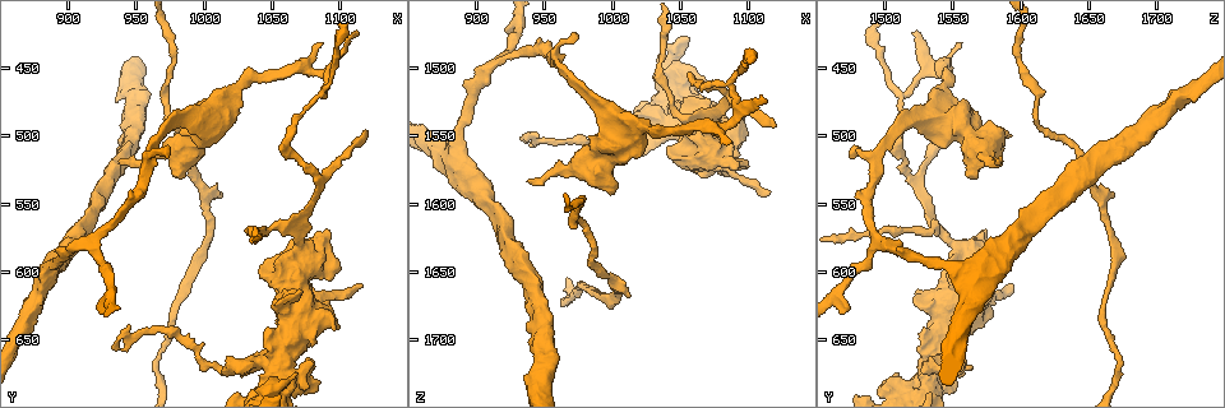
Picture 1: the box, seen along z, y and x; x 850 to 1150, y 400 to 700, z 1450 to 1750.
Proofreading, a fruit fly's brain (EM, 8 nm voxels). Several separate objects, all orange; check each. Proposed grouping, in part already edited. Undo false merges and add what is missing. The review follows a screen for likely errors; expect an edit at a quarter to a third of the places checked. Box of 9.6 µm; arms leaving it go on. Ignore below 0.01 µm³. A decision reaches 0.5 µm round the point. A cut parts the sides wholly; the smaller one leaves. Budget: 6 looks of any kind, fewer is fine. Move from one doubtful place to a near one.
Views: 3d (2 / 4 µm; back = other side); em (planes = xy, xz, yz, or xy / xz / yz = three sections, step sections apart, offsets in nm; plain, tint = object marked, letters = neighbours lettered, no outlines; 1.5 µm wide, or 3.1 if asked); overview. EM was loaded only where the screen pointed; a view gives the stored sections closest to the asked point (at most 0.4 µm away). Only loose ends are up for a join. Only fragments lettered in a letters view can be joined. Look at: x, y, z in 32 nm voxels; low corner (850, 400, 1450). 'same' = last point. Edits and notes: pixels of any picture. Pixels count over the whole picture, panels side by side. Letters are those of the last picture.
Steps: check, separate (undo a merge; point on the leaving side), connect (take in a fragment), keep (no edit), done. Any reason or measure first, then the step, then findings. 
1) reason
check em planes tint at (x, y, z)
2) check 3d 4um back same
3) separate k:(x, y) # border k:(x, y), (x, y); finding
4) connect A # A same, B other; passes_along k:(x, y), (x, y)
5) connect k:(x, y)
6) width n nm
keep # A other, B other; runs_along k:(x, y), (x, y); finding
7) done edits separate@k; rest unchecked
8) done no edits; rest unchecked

an open end
check em planes letters at (1088, 432, 1554)

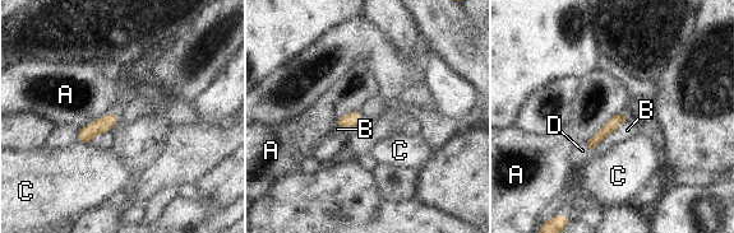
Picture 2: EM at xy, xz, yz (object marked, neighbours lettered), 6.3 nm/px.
keep # A other, B other, C other, D other; border 2:(626, 115), (614, 115), (586, 140); none of them fits

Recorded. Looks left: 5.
sudden change in width
check em planes letters at (1028, 466, 1542)

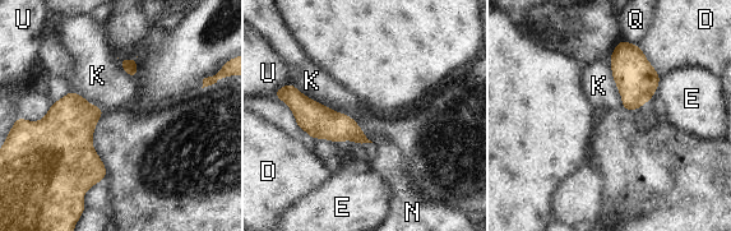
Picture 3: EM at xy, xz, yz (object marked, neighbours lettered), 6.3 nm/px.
keep # D other, E other, K other, N other, Q other, U other; border 3:(292, 84), (347, 114), (360, 128); all the same cell

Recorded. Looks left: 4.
check 3d 4um at (1118, 610, 1592)

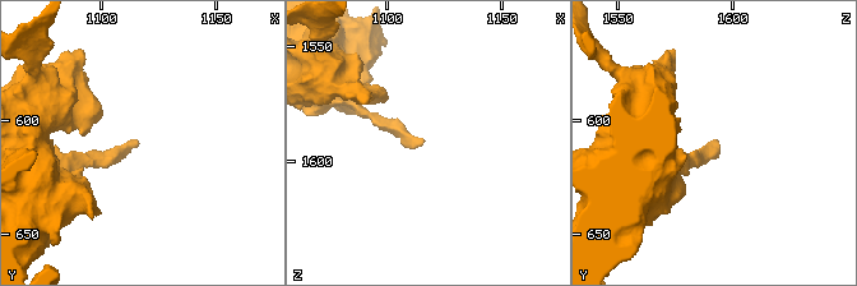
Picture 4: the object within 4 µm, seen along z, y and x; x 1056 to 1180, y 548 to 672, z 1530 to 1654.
now the EM
check em xz step 4 letters at (1115, 609, 1591)

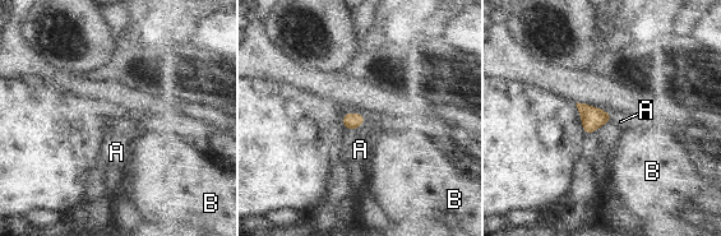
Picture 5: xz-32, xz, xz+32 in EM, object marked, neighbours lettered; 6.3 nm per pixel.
check em planes letters same

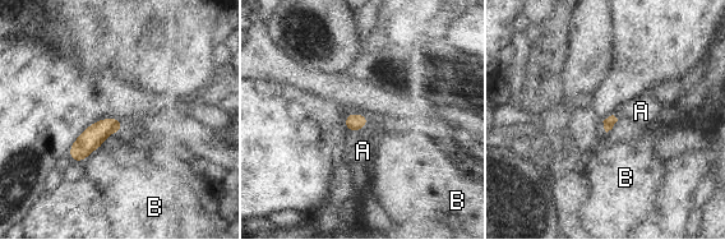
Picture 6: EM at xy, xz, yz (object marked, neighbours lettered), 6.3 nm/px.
connect A # A same, B other; passes_along 6:(354, 121), (365, 125), (363, 151); the cell continues

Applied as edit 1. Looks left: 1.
done edits connect@6; rest unchecked

